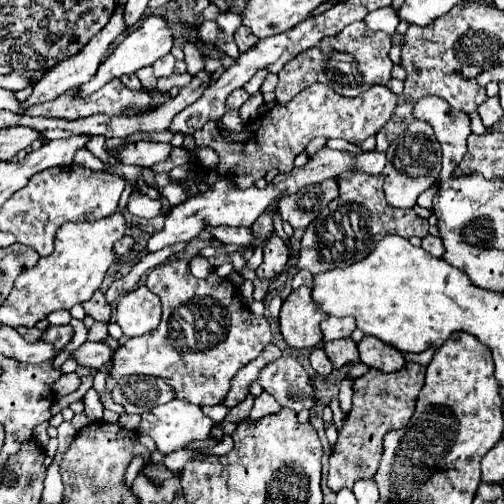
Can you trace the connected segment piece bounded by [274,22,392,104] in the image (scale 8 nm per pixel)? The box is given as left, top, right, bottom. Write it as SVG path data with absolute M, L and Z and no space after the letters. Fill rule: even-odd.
M354 22L346 26L338 36L332 36L330 40L322 40L320 44L312 46L310 50L304 50L300 56L290 60L286 68L278 72L278 86L274 90L276 102L286 104L292 100L298 92L308 88L314 82L332 86L342 96L358 96L360 92L366 92L374 84L386 84L392 76L392 60L388 58L392 44L390 36L384 32L372 32L366 28L364 22Z

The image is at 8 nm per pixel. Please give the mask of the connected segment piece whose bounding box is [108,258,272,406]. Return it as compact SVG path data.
M172 258L148 274L146 286L162 300L162 322L154 332L130 338L120 346L112 356L108 374L114 380L134 374L170 378L176 380L176 398L180 400L198 406L224 402L232 376L272 342L268 318L254 316L238 300L238 288L216 274L216 266L206 280L200 280L192 276L186 260Z

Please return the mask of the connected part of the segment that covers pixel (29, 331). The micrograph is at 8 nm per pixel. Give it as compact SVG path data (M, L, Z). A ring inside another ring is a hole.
M44 318L44 320L40 320L40 324L36 324L36 326L32 326L32 328L18 328L18 332L20 332L20 336L22 336L24 340L36 342L36 340L42 336L42 332L46 330L46 326L48 326L48 320Z

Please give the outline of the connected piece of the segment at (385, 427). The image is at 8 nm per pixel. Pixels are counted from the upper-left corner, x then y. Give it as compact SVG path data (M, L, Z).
M408 362L402 370L386 374L380 370L368 370L354 382L354 402L346 416L344 428L338 432L338 442L330 454L328 488L338 492L352 488L362 478L372 478L382 456L382 438L386 432L402 428L414 414L416 398L424 384L424 368L416 362Z

